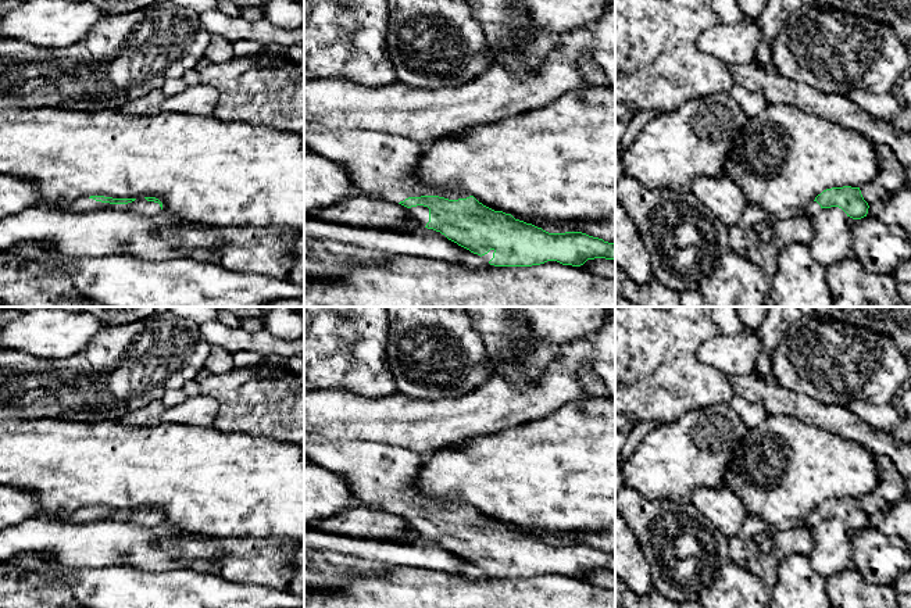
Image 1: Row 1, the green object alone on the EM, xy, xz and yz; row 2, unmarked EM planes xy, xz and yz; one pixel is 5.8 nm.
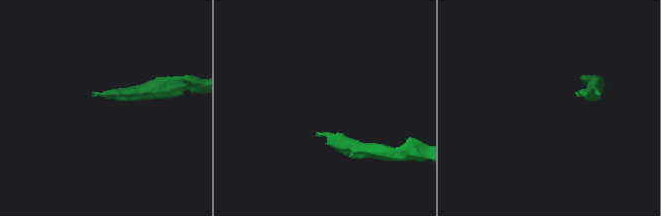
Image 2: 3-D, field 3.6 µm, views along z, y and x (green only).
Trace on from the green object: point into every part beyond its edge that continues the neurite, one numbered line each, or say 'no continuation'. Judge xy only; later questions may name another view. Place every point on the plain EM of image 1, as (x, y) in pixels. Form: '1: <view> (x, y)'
1: xy (140, 517)

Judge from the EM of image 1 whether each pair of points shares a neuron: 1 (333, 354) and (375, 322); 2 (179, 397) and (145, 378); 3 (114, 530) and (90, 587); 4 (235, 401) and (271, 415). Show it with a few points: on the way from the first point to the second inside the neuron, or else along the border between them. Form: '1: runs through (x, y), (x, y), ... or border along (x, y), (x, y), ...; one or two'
1: runs through (343, 344), (365, 322); one
2: border along (182, 387), (167, 390), (160, 397); two
3: border along (67, 562), (74, 567), (131, 567); two
4: runs through (243, 401), (257, 401), (263, 407); one

